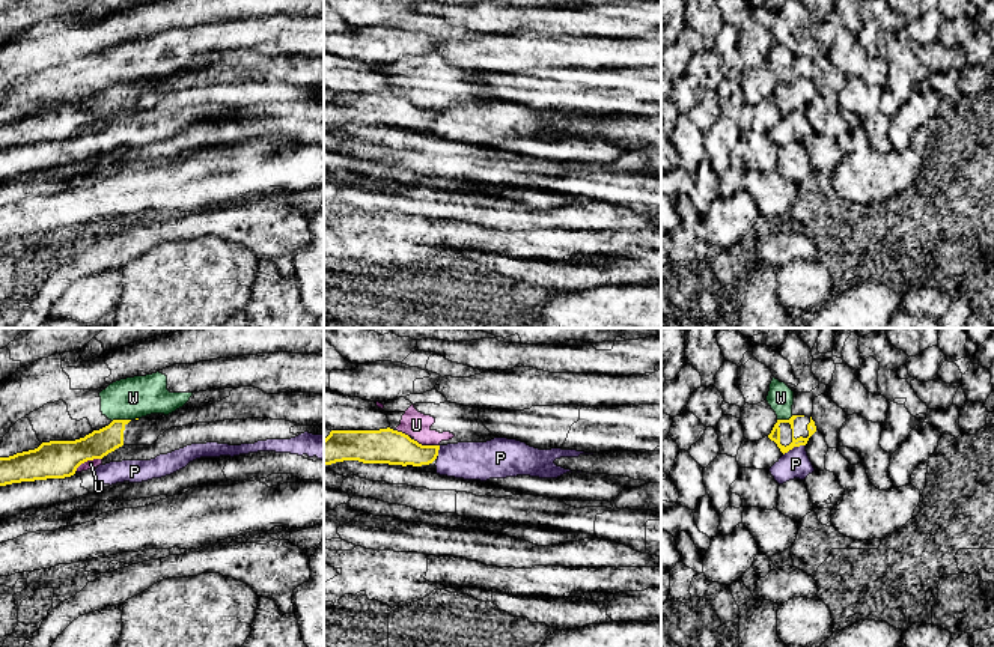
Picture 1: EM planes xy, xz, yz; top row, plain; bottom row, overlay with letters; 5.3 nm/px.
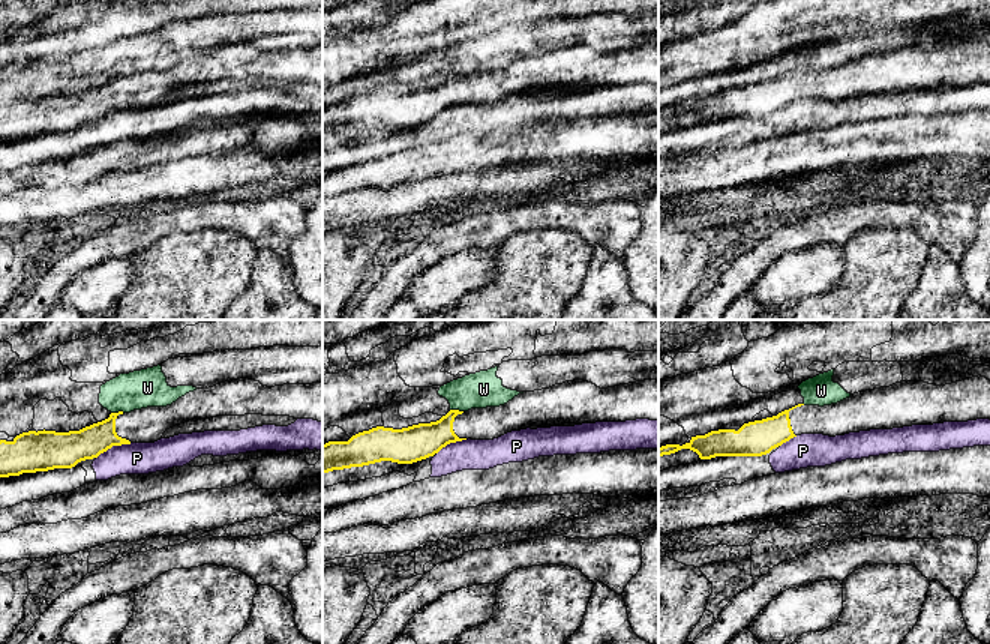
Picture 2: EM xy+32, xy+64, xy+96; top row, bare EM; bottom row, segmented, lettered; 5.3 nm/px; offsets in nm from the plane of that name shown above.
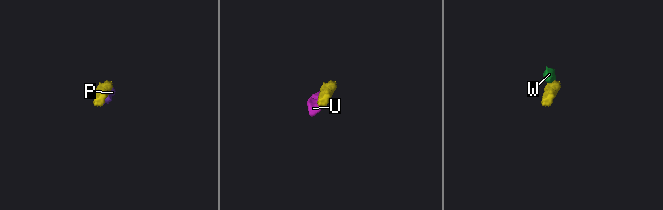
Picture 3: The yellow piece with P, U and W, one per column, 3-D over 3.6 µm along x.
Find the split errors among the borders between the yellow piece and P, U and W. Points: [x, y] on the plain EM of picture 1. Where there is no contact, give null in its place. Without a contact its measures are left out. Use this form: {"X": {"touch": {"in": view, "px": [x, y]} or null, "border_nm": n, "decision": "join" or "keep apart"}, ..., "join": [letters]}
{"P": {"touch": {"in": "yz", "px": [794, 109]}, "border_nm": 130, "decision": "keep apart"}, "U": {"touch": {"in": "xy", "px": [88, 122]}, "border_nm": 170, "decision": "keep apart"}, "W": {"touch": {"in": "xy", "px": [121, 83]}, "border_nm": 110, "decision": "keep apart"}, "join": []}

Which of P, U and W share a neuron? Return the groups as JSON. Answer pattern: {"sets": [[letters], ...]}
{"sets": [["P"], ["U"], ["W"]]}

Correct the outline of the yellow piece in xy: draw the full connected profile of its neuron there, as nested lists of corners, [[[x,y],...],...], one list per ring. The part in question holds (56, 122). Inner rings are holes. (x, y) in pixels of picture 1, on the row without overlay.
[[[238,50],[220,65],[202,71],[179,71],[163,83],[113,83],[84,101],[42,105],[35,113],[0,120],[0,149],[71,140],[81,126],[102,122],[122,108],[152,108],[172,90],[247,81],[324,90],[324,57],[267,57],[255,50]]]

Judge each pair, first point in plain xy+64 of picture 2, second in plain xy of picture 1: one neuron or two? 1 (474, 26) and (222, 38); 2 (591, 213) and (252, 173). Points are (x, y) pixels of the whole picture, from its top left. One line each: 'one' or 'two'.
1: two
2: two

